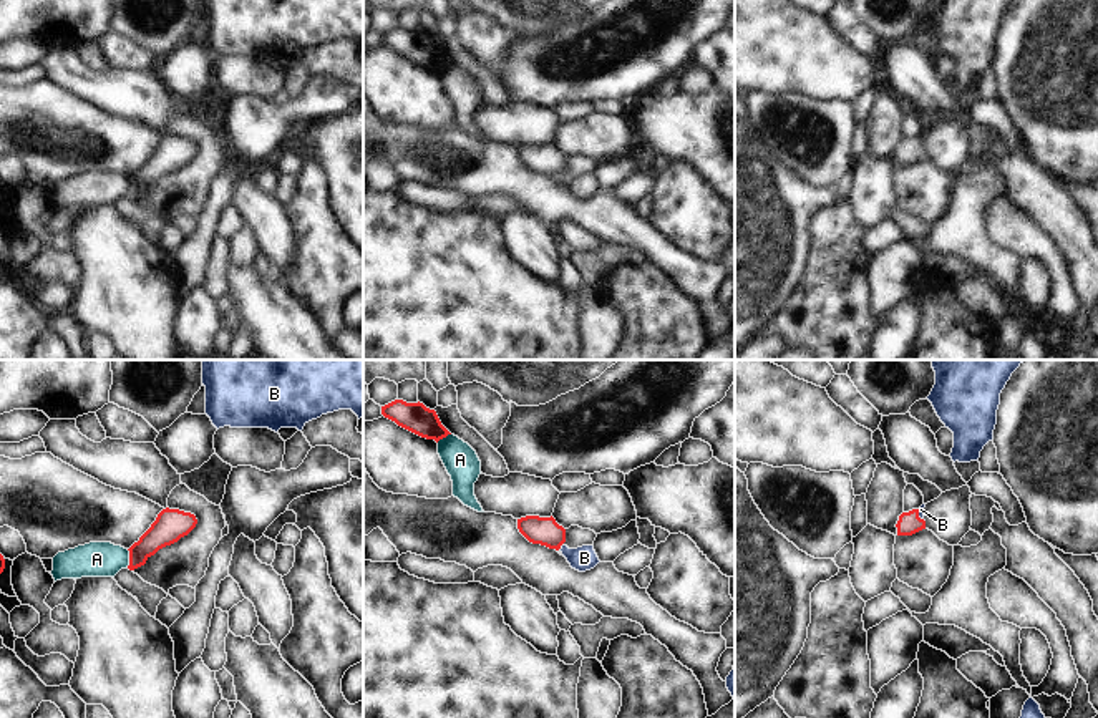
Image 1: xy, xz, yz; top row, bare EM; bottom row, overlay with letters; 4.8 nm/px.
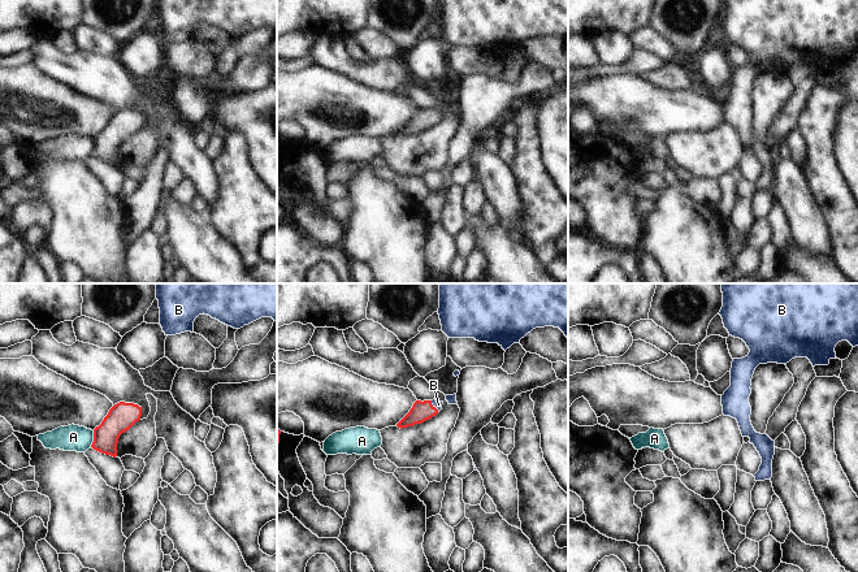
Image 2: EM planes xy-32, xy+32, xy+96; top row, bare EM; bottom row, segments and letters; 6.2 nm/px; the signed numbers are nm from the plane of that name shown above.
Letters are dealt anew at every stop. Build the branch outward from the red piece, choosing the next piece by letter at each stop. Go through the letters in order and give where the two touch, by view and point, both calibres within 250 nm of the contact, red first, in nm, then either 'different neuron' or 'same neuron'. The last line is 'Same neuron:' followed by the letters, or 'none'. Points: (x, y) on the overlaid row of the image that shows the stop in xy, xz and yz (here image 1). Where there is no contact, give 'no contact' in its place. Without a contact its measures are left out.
A: contact xy (130, 557); calibres 160 and 180 nm; different neuron
B: contact yz (918, 514); calibres 110 and 30 nm; same neuron
Same neuron: B

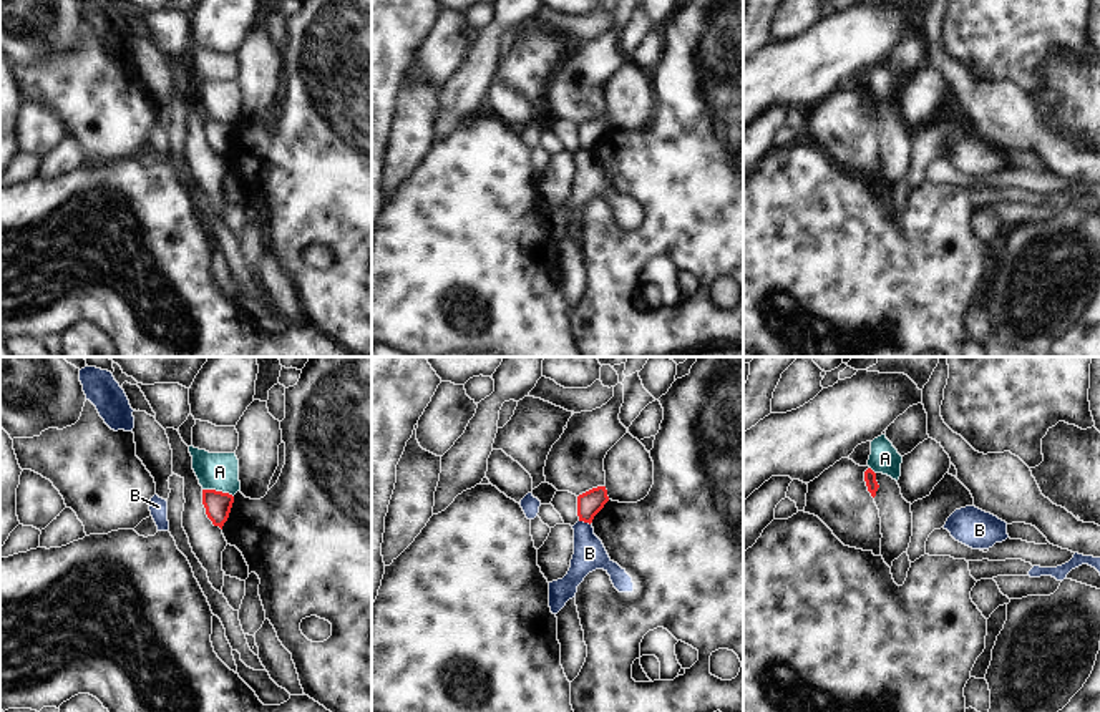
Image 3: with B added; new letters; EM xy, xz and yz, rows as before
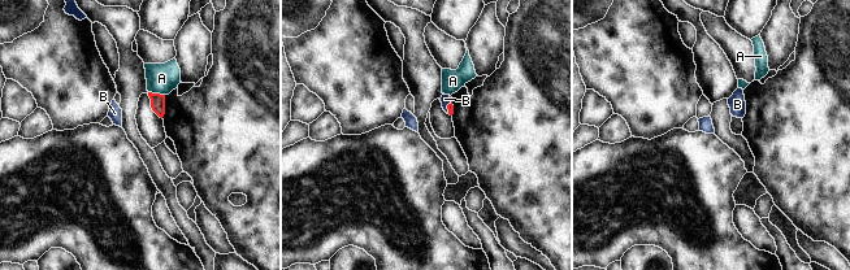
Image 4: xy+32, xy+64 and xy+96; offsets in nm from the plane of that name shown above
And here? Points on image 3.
A: contact xy (218, 492); calibres 130 and 180 nm; different neuron
B: contact xz (584, 521); calibres 120 and 160 nm; different neuron
Same neuron: none

